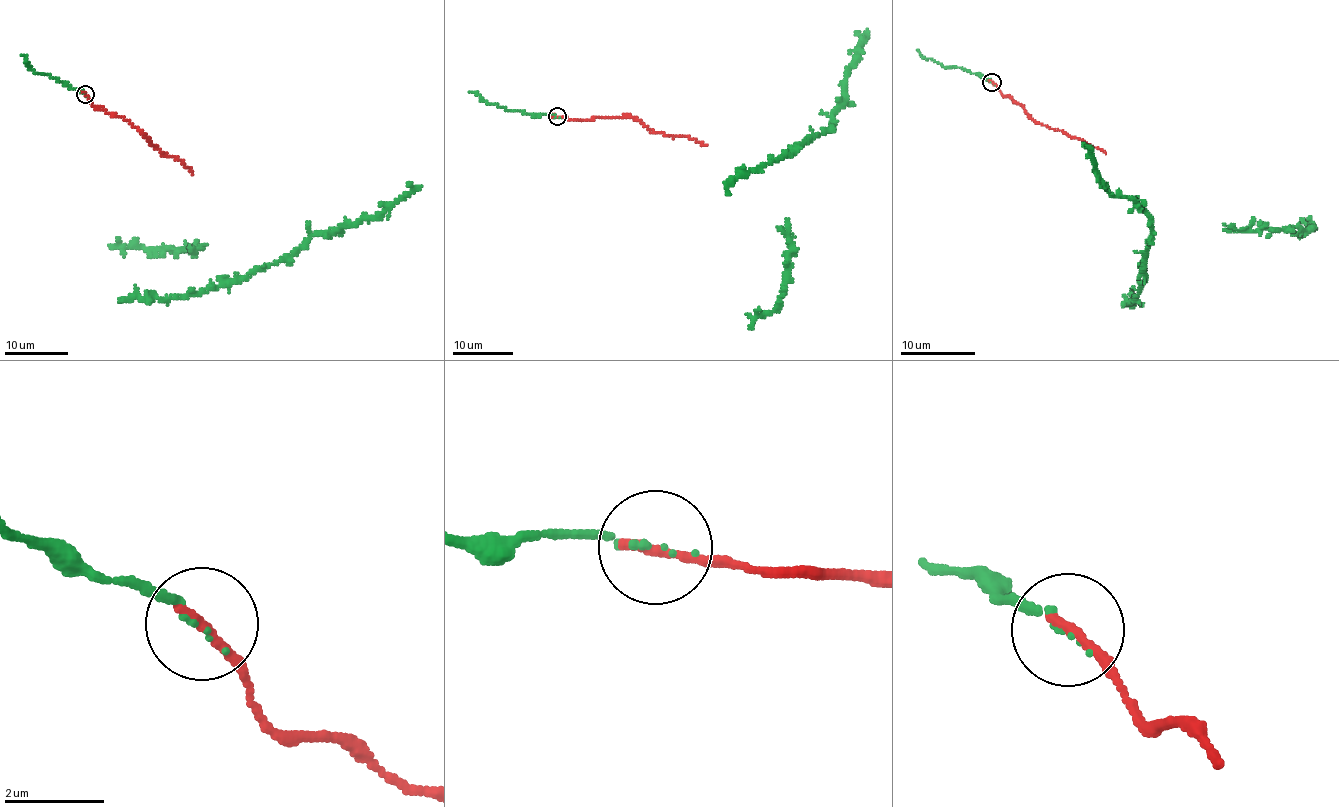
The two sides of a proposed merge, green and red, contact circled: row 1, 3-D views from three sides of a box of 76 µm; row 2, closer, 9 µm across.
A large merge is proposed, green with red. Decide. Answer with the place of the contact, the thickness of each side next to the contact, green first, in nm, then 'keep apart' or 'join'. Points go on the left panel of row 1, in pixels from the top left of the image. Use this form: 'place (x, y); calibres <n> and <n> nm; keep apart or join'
place (85, 94); calibres 100 and 200 nm; join

